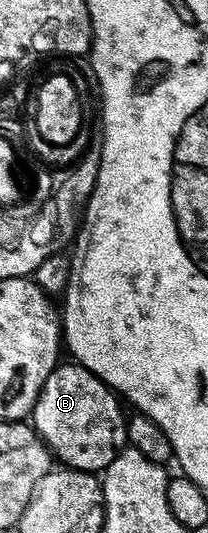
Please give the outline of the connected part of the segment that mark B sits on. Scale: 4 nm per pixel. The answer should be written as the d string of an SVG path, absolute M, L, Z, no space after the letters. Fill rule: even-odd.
M67 360L45 380L29 422L64 467L102 472L127 446L127 418L119 405L120 399L110 386L85 367Z

